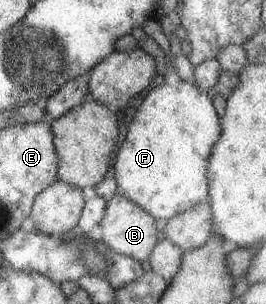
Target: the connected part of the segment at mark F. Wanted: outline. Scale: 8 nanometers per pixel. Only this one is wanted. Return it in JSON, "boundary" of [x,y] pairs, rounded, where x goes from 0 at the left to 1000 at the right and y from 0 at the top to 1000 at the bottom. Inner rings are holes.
{"boundary":[[[677,266],[662,283],[628,280],[609,273],[571,296],[556,299],[549,319],[534,329],[523,355],[481,414],[481,434],[474,454],[459,467],[444,500],[436,500],[436,520],[425,530],[429,572],[440,599],[444,618],[459,625],[459,645],[474,648],[481,658],[504,664],[508,674],[534,681],[564,711],[575,711],[586,724],[617,717],[617,724],[639,724],[650,711],[722,684],[741,674],[756,658],[782,651],[786,645],[786,605],[778,589],[778,546],[786,536],[789,507],[797,507],[797,480],[812,474],[820,454],[831,444],[831,391],[820,388],[812,362],[797,345],[797,329],[782,322],[767,299],[756,299],[744,283],[729,283],[699,266]]]}

